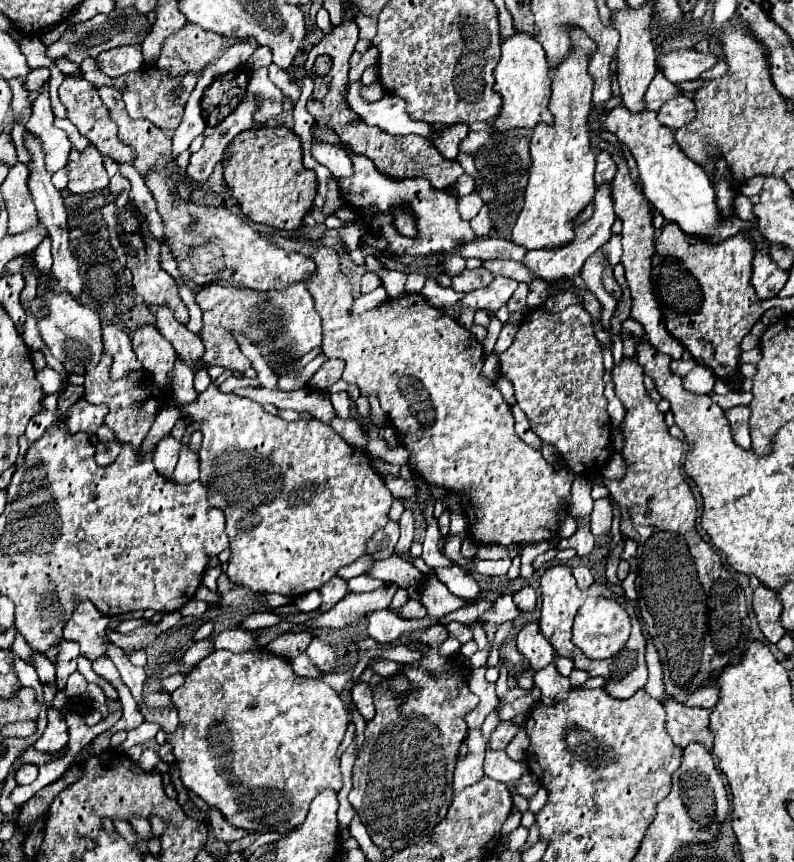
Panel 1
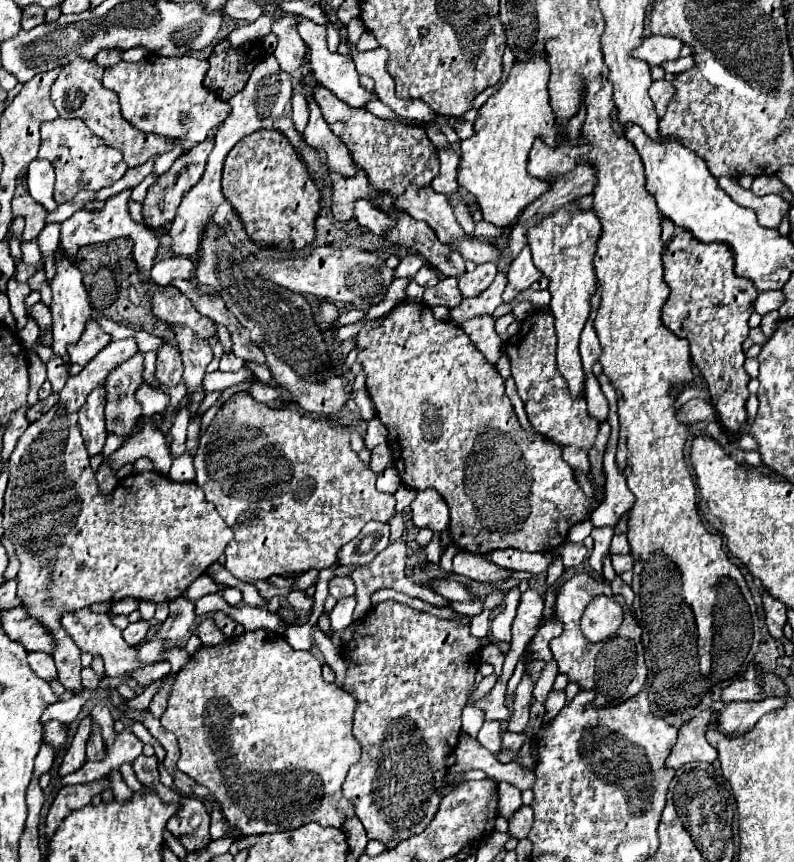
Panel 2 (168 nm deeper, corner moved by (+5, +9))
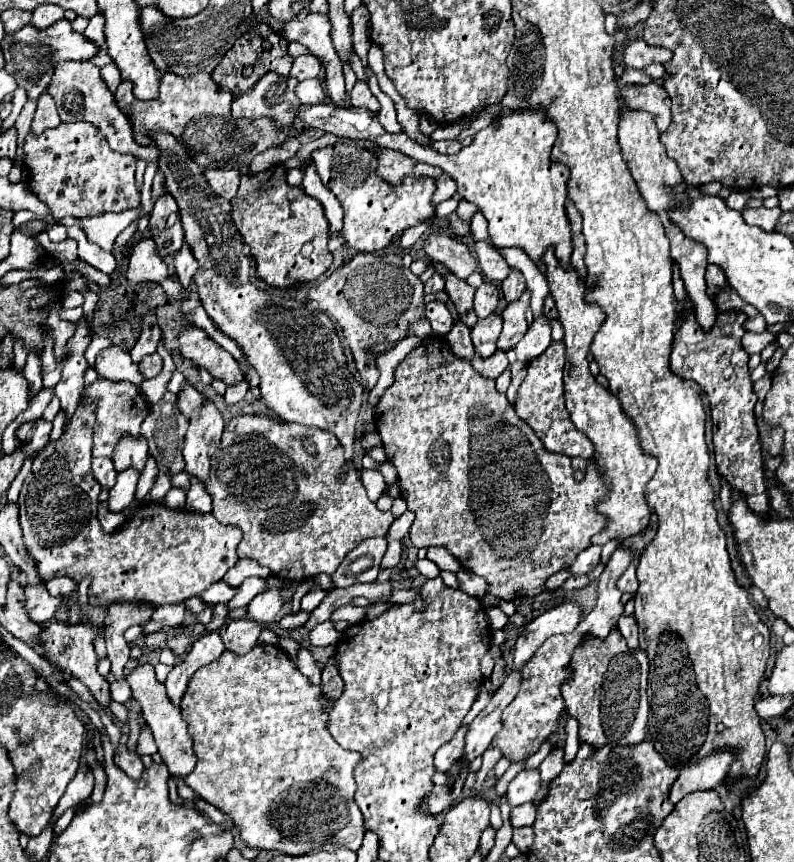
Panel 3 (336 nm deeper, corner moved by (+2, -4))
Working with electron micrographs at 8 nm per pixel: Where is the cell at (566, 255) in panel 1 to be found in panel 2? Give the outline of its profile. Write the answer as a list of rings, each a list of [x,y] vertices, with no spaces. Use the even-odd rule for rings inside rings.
[[[524,247],[520,251],[520,255],[516,255],[510,263],[510,269],[508,269],[508,285],[504,289],[504,295],[502,299],[508,303],[512,301],[520,291],[528,289],[534,281],[538,281],[542,277],[540,269],[534,267],[532,261],[528,261],[528,247]]]

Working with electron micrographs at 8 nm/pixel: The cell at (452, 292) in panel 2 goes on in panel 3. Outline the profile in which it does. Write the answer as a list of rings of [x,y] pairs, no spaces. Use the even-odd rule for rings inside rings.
[[[457,322],[453,326],[453,330],[447,334],[447,342],[451,346],[451,350],[459,356],[465,358],[467,362],[473,360],[473,346],[471,346],[471,338],[469,338],[469,328],[463,322]]]

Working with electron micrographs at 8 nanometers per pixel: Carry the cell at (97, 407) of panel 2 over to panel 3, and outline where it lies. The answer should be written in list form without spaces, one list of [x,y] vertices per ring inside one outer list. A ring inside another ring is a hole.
[[[93,458],[93,476],[105,490],[111,490],[111,486],[115,486],[115,476],[117,476],[117,472],[113,468],[113,460],[111,458]]]

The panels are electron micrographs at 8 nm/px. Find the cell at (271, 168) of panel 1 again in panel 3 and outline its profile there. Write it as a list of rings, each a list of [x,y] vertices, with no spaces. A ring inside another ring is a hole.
[[[283,164],[273,166],[257,176],[241,176],[237,196],[231,200],[233,222],[243,236],[243,242],[251,248],[251,256],[257,264],[257,276],[271,288],[295,288],[303,282],[317,280],[333,264],[333,256],[327,248],[329,226],[323,214],[323,206],[285,182]]]

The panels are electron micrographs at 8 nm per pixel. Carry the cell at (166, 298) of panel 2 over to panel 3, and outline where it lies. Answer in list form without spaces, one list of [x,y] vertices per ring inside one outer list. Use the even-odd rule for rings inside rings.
[[[189,326],[179,336],[181,342],[181,354],[189,358],[197,368],[207,370],[213,378],[219,378],[227,386],[235,386],[245,380],[239,362],[223,350],[203,328]]]

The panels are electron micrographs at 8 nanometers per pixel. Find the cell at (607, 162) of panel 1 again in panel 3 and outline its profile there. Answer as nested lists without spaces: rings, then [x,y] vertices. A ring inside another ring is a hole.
[[[513,268],[511,274],[509,274],[509,278],[501,284],[501,290],[503,290],[503,298],[505,298],[507,302],[519,300],[521,294],[525,292],[525,278],[523,278],[523,274]]]

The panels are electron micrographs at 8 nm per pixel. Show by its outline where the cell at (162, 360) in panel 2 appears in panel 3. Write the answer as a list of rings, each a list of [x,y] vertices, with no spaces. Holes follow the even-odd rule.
[[[187,384],[187,386],[183,388],[183,392],[177,396],[177,406],[179,406],[181,414],[183,414],[187,420],[191,420],[193,412],[199,410],[199,406],[203,406],[203,394],[197,392],[197,390],[193,390],[193,386]]]

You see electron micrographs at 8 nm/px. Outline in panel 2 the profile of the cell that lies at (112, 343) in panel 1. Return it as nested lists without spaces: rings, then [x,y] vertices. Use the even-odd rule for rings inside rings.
[[[138,351],[128,361],[116,365],[106,377],[106,429],[116,435],[130,435],[142,409],[134,397],[136,389],[144,383],[144,353]]]

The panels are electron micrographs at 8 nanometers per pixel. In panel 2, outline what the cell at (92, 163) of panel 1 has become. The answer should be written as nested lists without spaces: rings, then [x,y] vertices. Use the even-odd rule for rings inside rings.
[[[54,119],[40,125],[40,159],[48,159],[56,171],[56,183],[54,183],[54,201],[66,201],[68,197],[74,197],[82,189],[98,191],[102,187],[108,187],[116,183],[128,169],[128,165],[122,159],[122,153],[104,145],[80,119]]]

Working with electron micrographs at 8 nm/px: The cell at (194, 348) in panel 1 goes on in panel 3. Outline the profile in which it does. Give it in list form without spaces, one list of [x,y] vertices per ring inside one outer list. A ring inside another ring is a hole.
[[[205,400],[201,410],[195,412],[195,418],[189,422],[189,430],[183,444],[183,458],[187,472],[201,482],[209,478],[211,456],[221,444],[225,422],[211,400]]]

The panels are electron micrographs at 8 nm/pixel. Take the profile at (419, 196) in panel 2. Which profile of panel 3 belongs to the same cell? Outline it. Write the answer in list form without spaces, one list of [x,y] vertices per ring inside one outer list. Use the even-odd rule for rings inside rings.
[[[331,144],[311,154],[323,184],[337,196],[345,208],[343,238],[357,252],[375,252],[389,246],[403,230],[419,224],[433,214],[431,196],[435,192],[433,178],[405,176],[401,184],[391,186],[377,176],[377,158],[373,150],[361,144]]]

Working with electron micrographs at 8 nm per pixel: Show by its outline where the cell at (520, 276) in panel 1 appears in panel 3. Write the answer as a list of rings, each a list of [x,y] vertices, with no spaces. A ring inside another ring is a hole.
[[[431,232],[423,240],[423,250],[427,258],[435,264],[443,264],[457,278],[467,278],[477,270],[477,260],[465,242],[451,238],[445,232]]]

